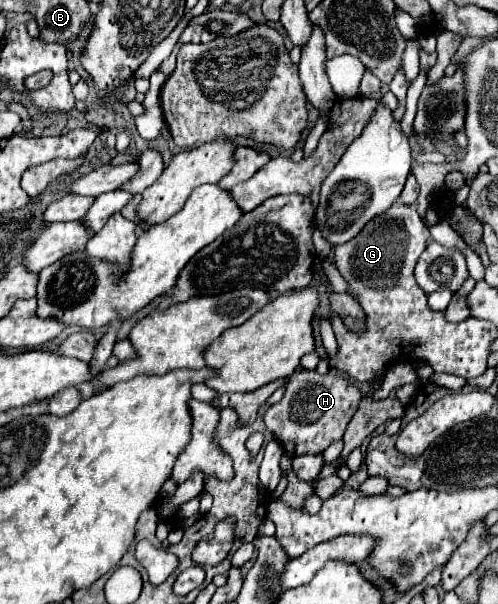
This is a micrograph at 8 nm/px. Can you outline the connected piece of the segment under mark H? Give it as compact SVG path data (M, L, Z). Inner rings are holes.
M294 371L288 377L286 393L280 403L272 405L264 413L266 429L274 435L274 439L282 445L284 455L290 459L294 455L308 455L308 453L322 453L330 443L342 439L348 421L352 419L354 411L362 393L350 381L342 379L340 375L326 373L320 375L314 371Z

